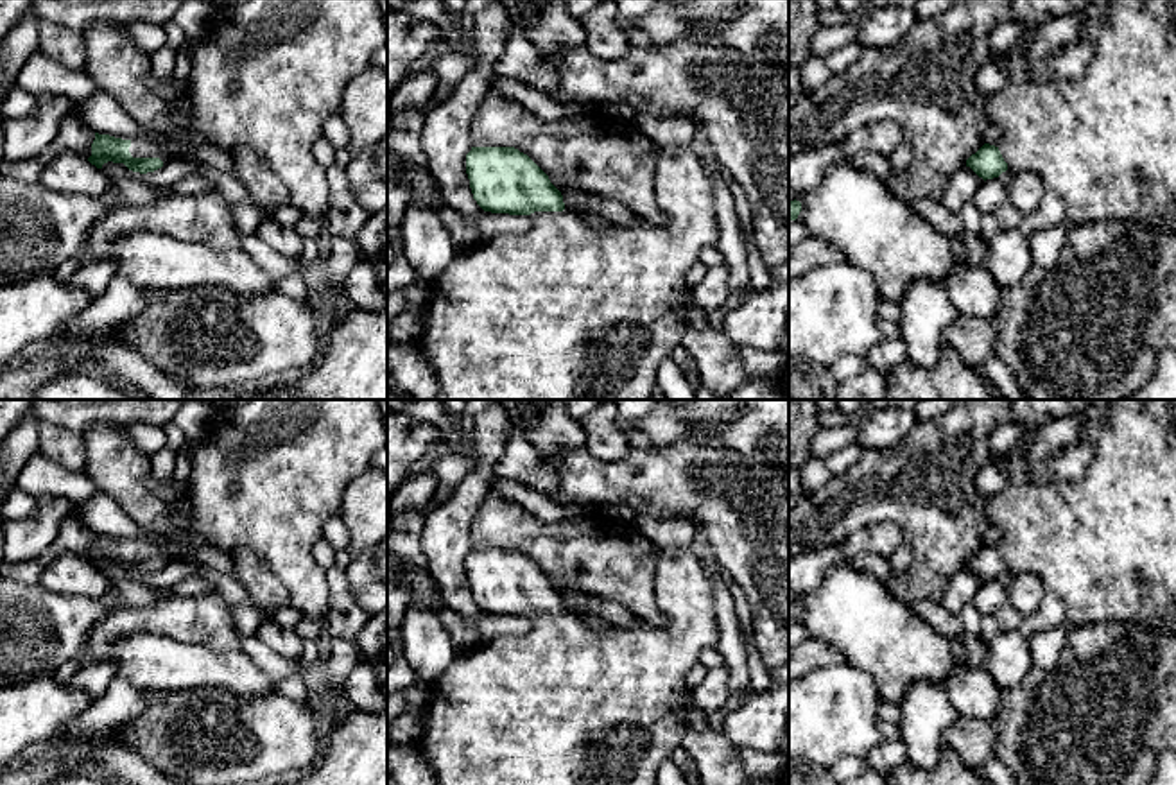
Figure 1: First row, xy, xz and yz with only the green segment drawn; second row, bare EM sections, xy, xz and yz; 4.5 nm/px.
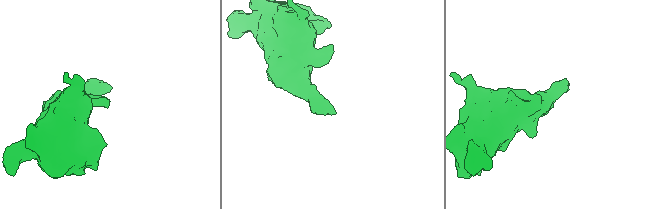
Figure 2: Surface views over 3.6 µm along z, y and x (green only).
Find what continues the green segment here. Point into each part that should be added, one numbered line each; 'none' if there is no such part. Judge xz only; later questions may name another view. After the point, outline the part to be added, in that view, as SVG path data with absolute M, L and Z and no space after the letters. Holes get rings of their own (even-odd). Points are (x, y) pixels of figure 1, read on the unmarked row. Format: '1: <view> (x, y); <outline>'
1: xz (560, 705); M688 547L658 548L654 593L656 606L667 620L665 625L654 625L640 618L638 627L597 631L588 627L579 615L568 611L534 613L531 615L532 627L527 633L498 634L473 651L461 651L452 665L432 681L430 699L421 710L421 735L418 746L437 785L656 785L660 765L681 746L687 731L687 713L692 703L692 688L687 683L687 674L699 663L699 656L705 649L715 647L719 625L712 579Z

